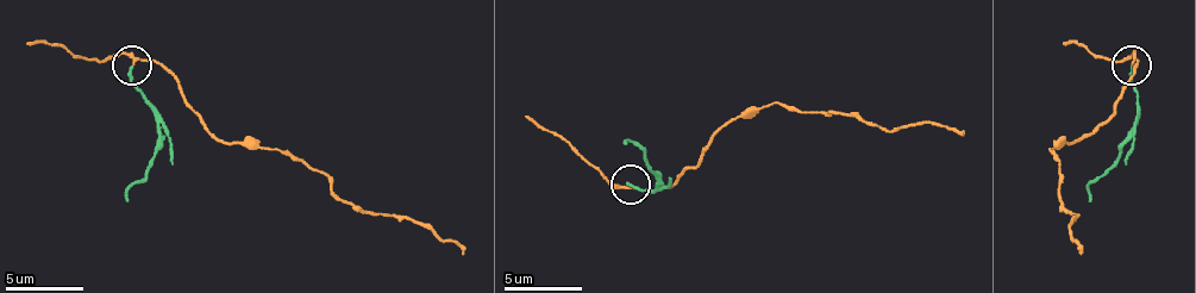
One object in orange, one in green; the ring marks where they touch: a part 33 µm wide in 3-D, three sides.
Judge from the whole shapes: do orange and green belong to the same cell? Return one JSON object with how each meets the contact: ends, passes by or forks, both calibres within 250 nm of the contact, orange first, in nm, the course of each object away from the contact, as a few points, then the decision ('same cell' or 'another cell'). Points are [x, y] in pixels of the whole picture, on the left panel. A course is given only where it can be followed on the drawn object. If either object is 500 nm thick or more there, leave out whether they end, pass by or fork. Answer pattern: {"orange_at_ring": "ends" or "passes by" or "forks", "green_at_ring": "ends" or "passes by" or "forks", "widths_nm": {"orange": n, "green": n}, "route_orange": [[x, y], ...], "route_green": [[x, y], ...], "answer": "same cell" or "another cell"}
{"orange_at_ring": "passes by", "green_at_ring": "ends", "widths_nm": {"orange": 150, "green": 180}, "route_orange": [[132, 64], [156, 61], [218, 138], [304, 159], [339, 197], [367, 212], [429, 224], [464, 255]], "route_green": [[132, 64], [132, 88], [156, 114], [160, 138], [156, 159], [124, 201]], "answer": "another cell"}

